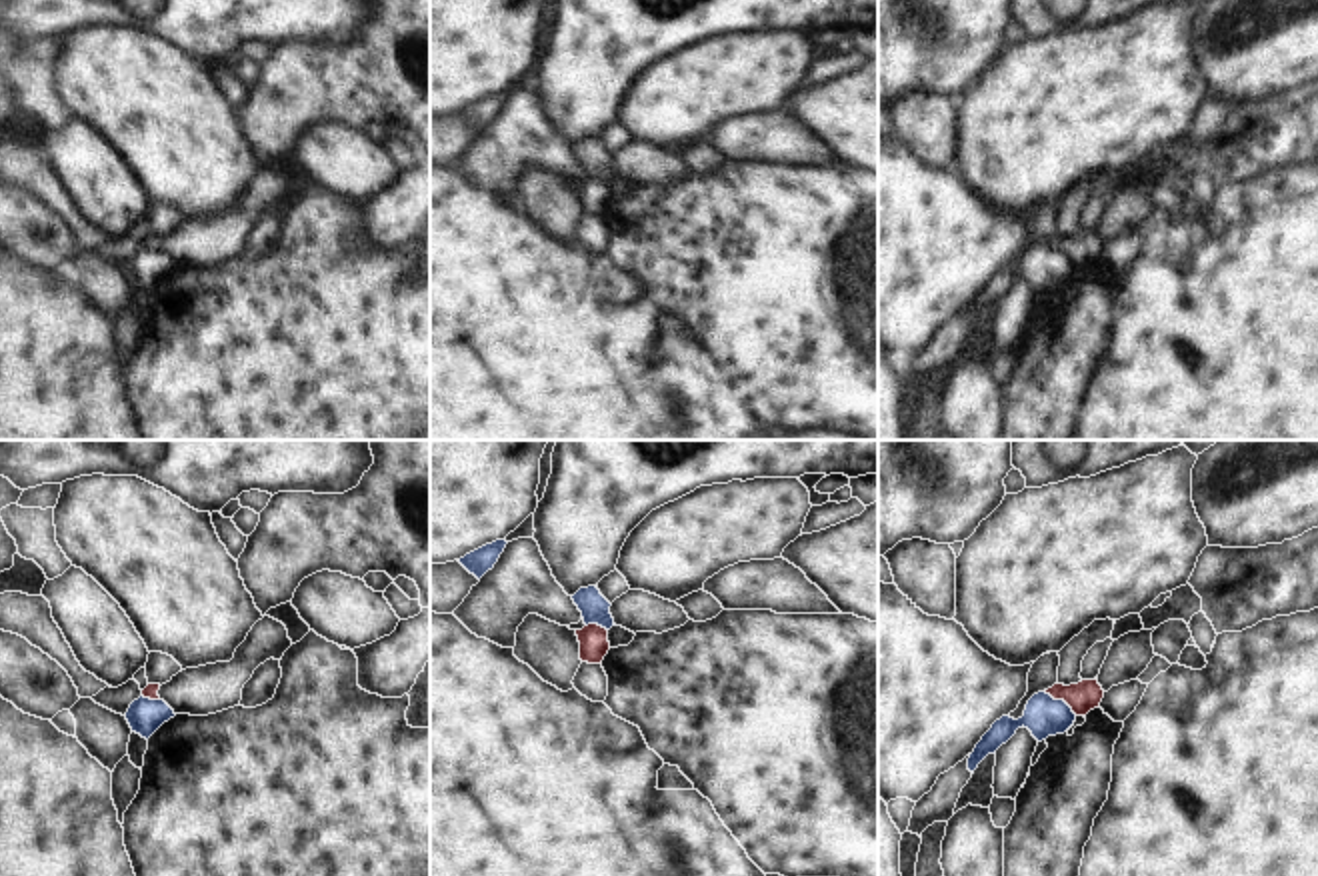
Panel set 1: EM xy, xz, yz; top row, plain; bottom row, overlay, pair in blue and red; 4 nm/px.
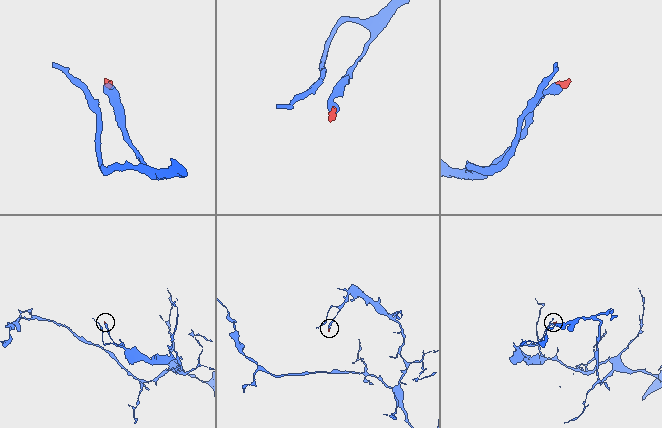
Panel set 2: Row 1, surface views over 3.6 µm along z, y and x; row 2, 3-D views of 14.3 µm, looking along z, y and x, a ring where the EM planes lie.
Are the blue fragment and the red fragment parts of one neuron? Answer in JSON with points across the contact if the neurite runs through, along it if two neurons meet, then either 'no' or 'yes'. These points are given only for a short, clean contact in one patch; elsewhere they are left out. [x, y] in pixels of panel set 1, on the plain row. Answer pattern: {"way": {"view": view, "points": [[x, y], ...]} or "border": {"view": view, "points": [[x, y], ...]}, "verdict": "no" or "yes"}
{"border": {"view": "yz", "points": [[1044, 242], [1060, 250], [1076, 266]]}, "verdict": "no"}

